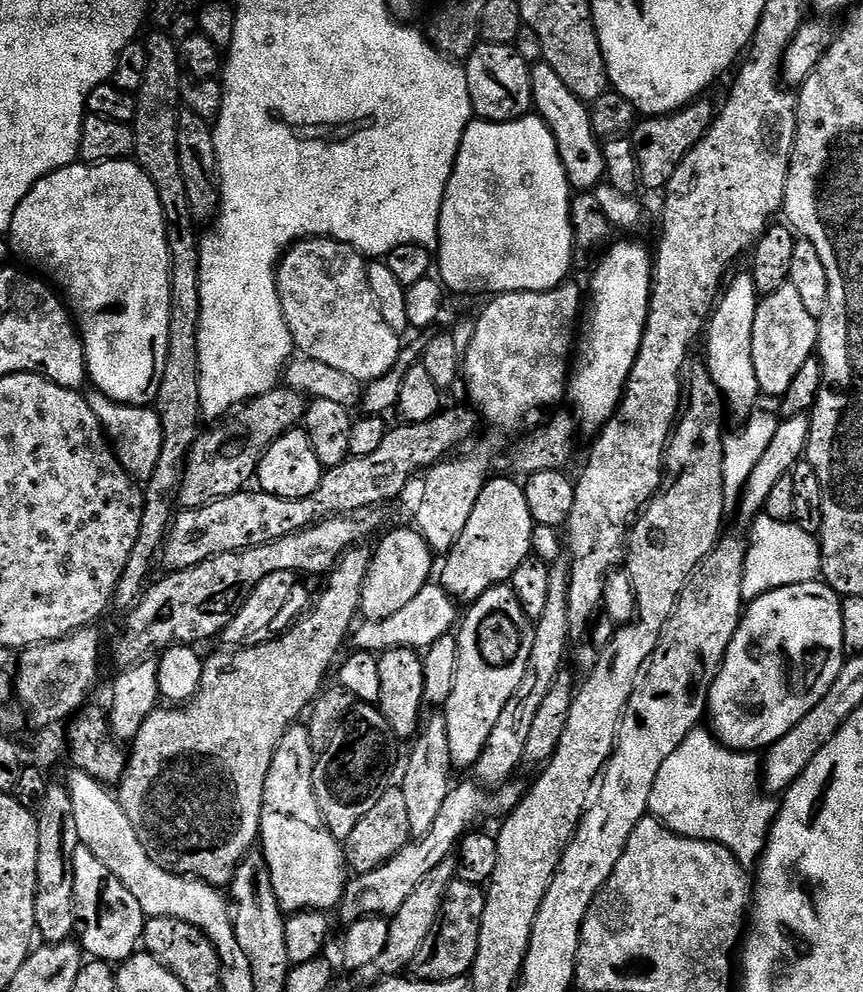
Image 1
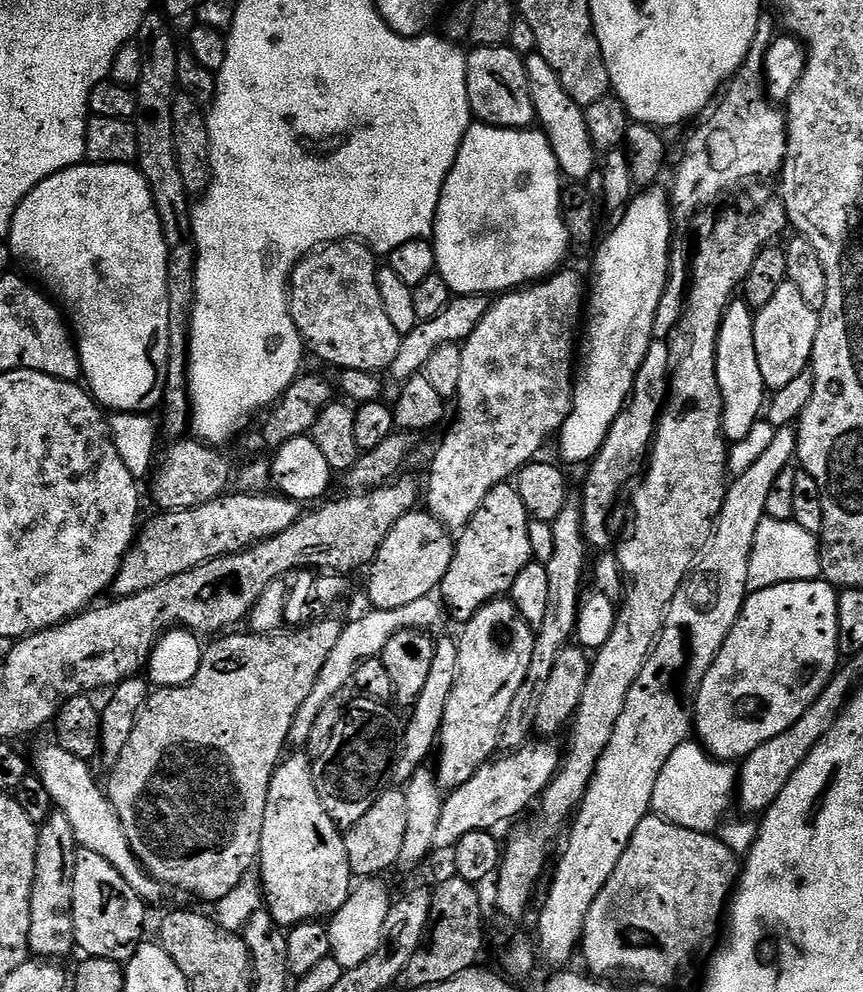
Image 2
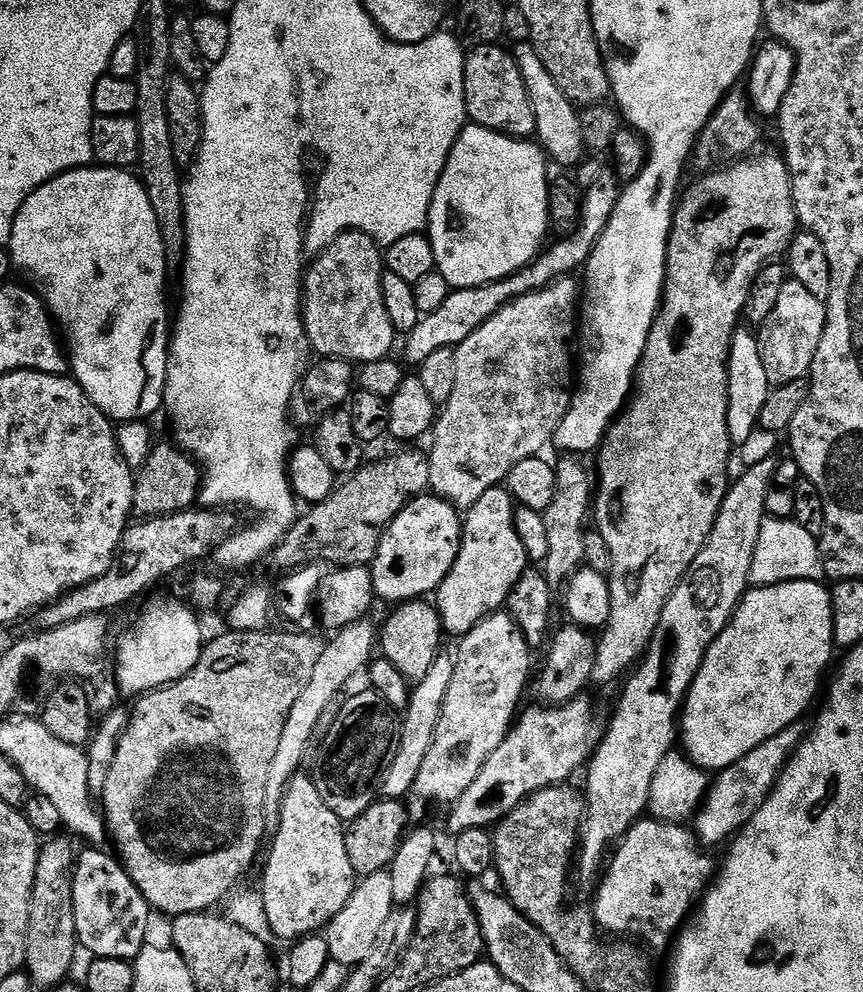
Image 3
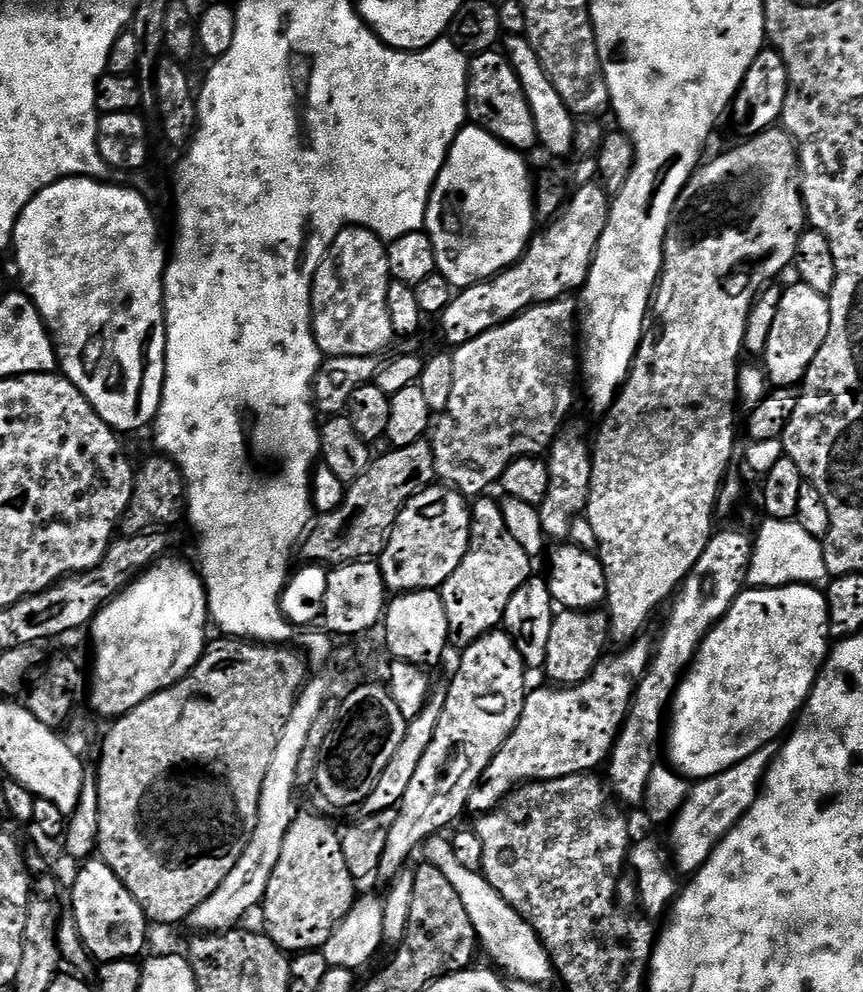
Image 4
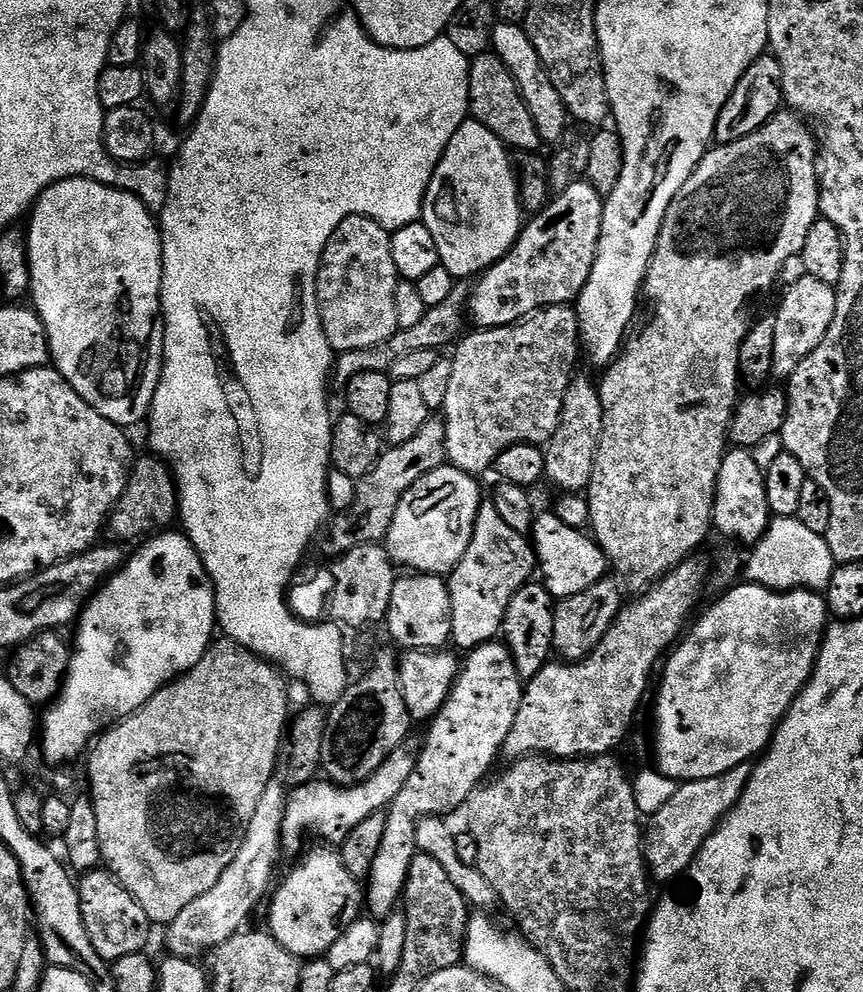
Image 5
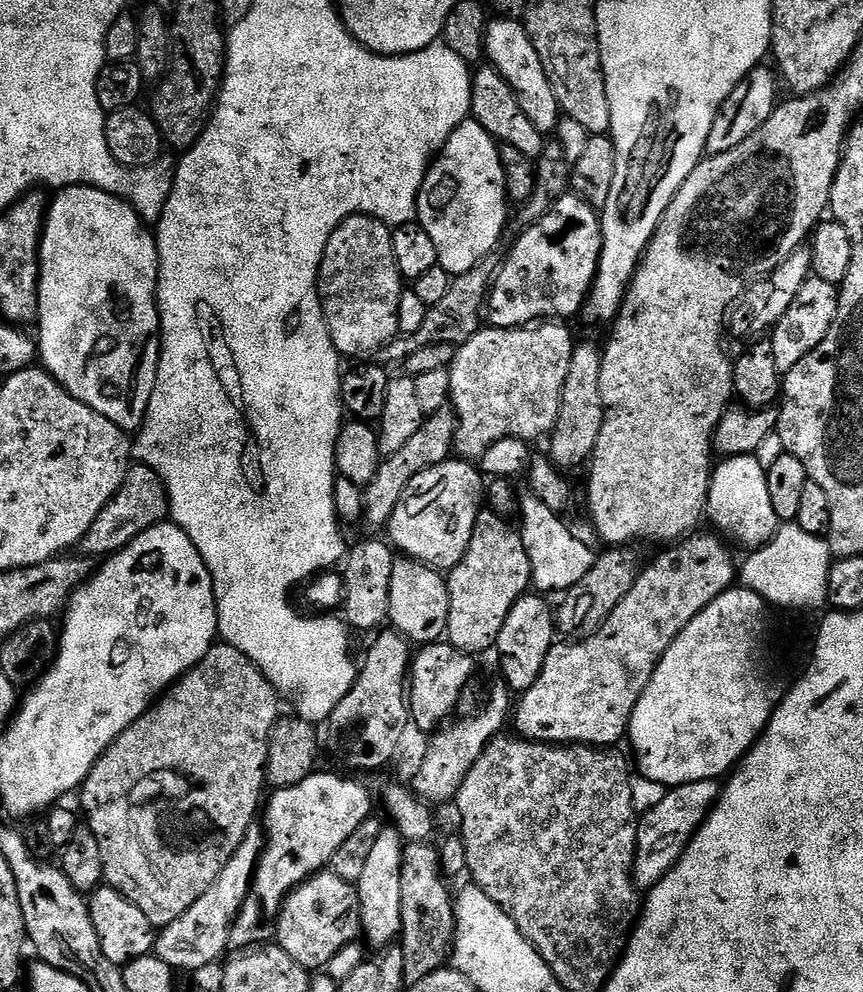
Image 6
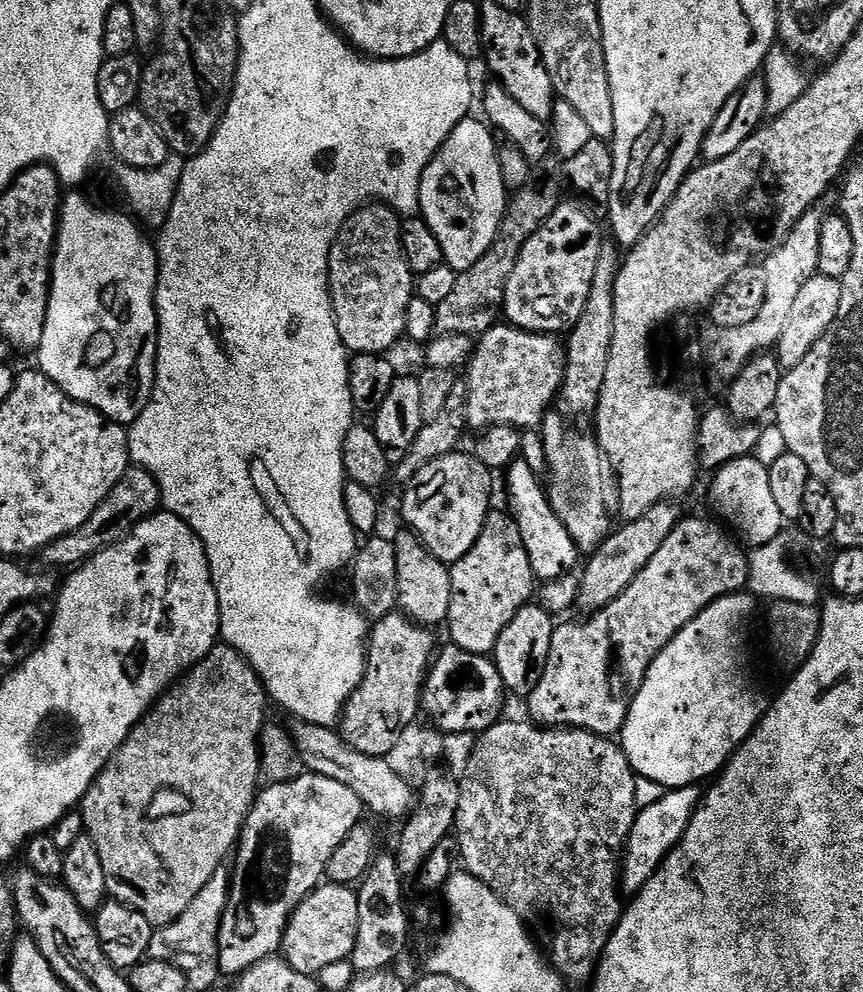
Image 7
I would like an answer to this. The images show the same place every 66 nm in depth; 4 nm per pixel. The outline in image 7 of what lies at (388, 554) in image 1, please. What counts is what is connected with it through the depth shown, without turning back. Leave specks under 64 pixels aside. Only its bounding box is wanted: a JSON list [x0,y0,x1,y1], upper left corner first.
[400,450,493,565]

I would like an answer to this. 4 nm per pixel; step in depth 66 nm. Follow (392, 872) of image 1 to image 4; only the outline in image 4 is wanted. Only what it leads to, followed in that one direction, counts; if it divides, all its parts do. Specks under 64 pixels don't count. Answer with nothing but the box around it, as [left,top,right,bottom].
[468,638,654,813]

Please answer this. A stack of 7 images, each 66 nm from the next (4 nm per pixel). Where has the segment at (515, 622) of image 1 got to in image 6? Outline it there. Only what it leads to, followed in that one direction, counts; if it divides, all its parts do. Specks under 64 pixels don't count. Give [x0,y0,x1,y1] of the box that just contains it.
[354,687,514,950]

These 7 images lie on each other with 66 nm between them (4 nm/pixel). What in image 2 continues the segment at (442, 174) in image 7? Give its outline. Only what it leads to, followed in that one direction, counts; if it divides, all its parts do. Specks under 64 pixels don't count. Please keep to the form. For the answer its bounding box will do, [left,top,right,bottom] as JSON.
[436,123,570,296]

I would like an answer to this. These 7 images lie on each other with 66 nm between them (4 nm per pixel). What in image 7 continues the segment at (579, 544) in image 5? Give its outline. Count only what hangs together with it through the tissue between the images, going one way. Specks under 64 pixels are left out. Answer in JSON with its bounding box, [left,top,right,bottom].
[506,458,580,582]

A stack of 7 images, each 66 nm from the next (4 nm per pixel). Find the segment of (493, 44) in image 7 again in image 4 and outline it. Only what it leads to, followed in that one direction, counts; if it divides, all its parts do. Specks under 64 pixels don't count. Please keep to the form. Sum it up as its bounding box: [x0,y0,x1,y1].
[502,34,577,156]

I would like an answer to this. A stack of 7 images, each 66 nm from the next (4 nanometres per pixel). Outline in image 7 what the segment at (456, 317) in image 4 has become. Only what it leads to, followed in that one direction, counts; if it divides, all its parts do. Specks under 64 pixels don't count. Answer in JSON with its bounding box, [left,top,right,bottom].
[503,202,606,334]

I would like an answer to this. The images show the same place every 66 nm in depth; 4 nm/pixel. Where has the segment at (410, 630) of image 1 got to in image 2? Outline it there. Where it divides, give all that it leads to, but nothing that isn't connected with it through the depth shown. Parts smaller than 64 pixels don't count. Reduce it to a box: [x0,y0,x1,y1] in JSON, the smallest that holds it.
[289,594,442,746]

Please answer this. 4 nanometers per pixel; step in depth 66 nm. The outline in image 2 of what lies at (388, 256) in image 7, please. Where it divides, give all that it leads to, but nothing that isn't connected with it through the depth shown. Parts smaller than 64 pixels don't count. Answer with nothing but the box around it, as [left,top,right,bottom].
[288,238,402,373]

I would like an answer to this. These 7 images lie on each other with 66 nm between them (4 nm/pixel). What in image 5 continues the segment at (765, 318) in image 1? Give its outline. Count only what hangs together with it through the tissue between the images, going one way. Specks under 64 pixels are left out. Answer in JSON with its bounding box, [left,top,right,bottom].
[774,274,835,377]

